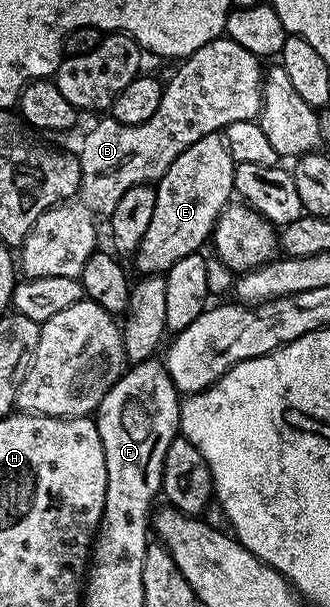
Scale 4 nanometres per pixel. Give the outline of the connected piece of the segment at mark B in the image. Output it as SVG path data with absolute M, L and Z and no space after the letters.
M226 36L214 38L209 44L197 48L197 52L193 52L188 58L184 58L178 63L179 71L171 79L166 79L163 95L161 96L161 108L157 108L157 112L153 112L153 116L149 116L149 120L145 120L145 124L126 126L110 116L104 117L104 122L97 123L84 136L83 147L77 150L79 167L81 168L81 184L79 185L78 194L68 201L59 203L57 206L49 207L44 214L37 216L37 220L33 224L33 228L29 228L29 232L25 236L22 246L18 247L17 266L21 271L22 277L44 278L45 276L69 276L70 278L79 278L82 275L85 260L89 260L89 256L95 253L97 249L97 243L95 241L99 238L99 214L110 216L113 208L117 208L117 200L121 200L121 196L125 196L125 192L129 192L129 188L158 183L161 175L169 168L169 164L173 164L173 160L177 160L177 156L181 156L181 152L185 152L185 148L189 148L189 144L201 140L201 136L209 136L210 134L222 131L229 124L237 124L241 120L256 121L259 116L259 109L263 107L263 75L265 73L264 67L259 67L259 64L261 64L261 58L259 56L247 51L241 44L235 43L233 39Z

